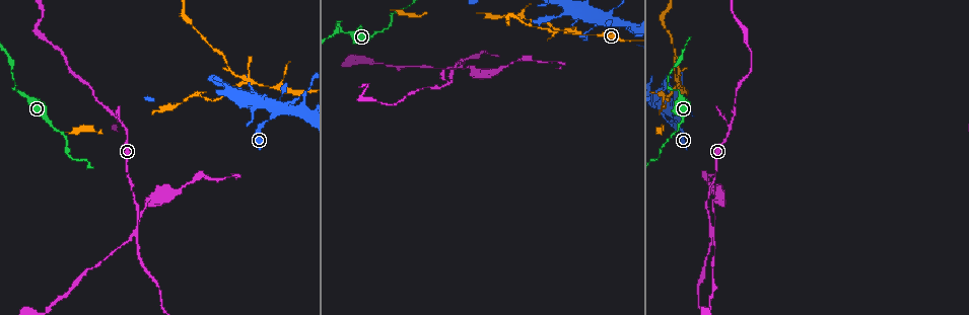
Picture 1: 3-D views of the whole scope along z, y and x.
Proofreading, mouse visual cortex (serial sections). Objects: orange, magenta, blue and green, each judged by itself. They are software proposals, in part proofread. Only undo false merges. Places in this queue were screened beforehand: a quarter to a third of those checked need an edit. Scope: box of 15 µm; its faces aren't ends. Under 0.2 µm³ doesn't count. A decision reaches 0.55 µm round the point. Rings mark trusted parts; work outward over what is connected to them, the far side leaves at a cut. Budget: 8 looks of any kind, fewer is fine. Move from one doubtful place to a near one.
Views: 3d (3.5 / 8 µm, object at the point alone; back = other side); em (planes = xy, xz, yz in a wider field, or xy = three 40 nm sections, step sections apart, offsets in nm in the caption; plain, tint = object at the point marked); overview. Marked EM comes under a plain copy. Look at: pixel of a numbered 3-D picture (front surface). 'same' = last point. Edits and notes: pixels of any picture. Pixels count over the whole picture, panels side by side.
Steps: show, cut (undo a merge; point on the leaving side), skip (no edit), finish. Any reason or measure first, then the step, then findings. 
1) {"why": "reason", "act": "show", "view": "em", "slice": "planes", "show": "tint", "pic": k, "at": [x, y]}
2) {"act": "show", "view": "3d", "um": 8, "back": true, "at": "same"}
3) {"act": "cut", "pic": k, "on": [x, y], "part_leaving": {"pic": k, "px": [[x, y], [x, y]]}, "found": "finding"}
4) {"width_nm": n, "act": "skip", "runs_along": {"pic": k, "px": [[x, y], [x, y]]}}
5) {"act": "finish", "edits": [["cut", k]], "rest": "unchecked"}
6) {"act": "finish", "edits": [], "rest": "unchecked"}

{"why": "narrows sharply", "act": "show", "view": "3d", "um": 3.5, "pic": 1, "at": [262, 86]}

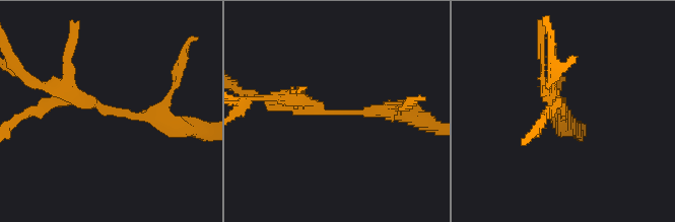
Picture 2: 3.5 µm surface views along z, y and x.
{"act": "show", "view": "em", "slice": "xy", "step": 2, "show": "tint", "pic": 2, "at": [337, 112]}

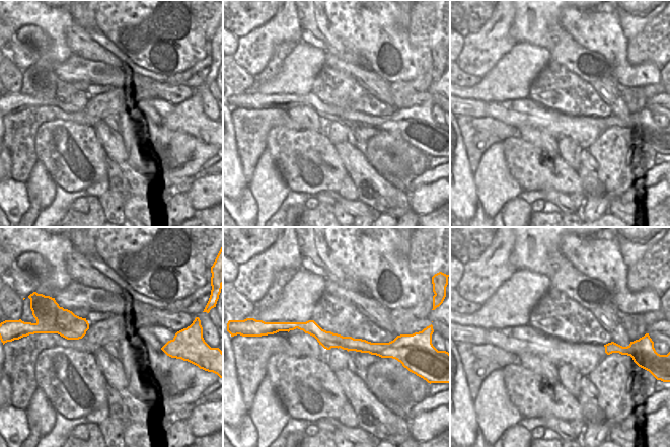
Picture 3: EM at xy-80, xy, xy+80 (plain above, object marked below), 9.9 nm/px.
{"why": "another direction", "act": "show", "view": "em", "slice": "xy", "step": 1, "show": "tint", "at": "same"}

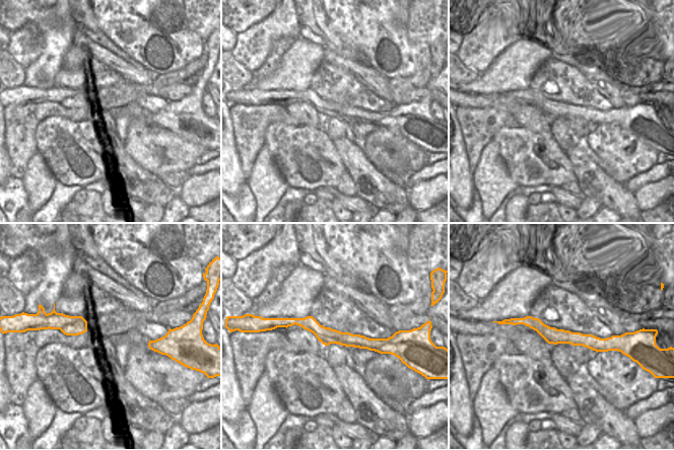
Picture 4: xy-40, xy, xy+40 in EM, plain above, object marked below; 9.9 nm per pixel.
{"width_nm": 170, "act": "cut", "pic": 2, "on": [65, 66], "part_leaving": {"pic": 2, "px": [[84, 100], [22, 76]]}, "found": "a second cell is stuck on"}

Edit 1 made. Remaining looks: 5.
{"why": "redraw", "act": "show", "view": "overview"}

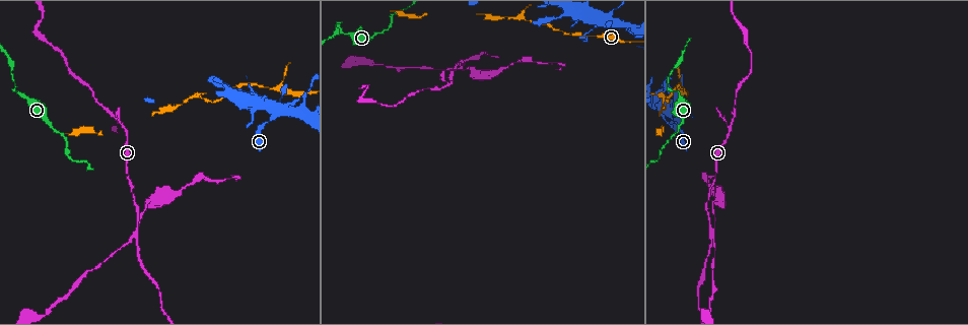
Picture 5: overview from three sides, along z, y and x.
{"act": "show", "view": "3d", "um": 8, "pic": 5, "at": [624, 26]}

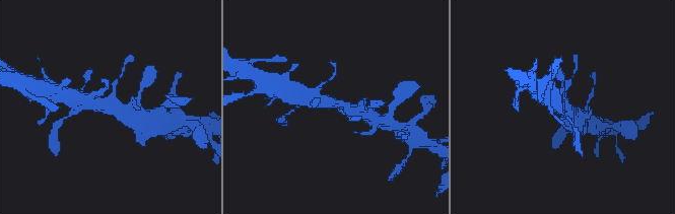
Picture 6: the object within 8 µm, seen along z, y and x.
{"act": "show", "view": "3d", "um": 3.5, "pic": 6, "at": [106, 105]}

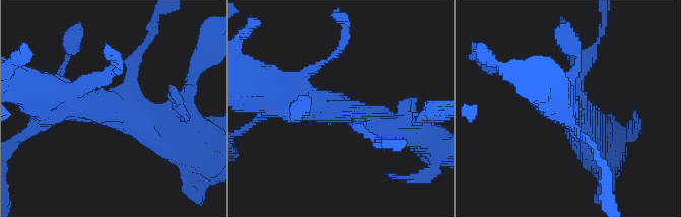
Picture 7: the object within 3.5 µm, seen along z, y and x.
{"arms": 3, "arm_widths_nm": [150, 450, 450], "act": "show", "view": "em", "slice": "planes", "show": "tint", "pic": 7, "at": [118, 104]}

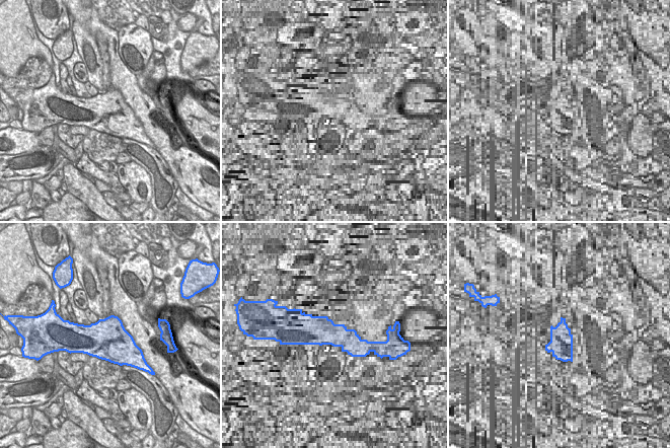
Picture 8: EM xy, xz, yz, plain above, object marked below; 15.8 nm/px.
{"act": "skip", "runs_along": {"pic": 7, "px": [[41, 105], [116, 105], [168, 143]]}, "found": "one cell here"}

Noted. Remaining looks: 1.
{"act": "finish", "edits": [["cut", 2]], "rest": "unchecked"}

